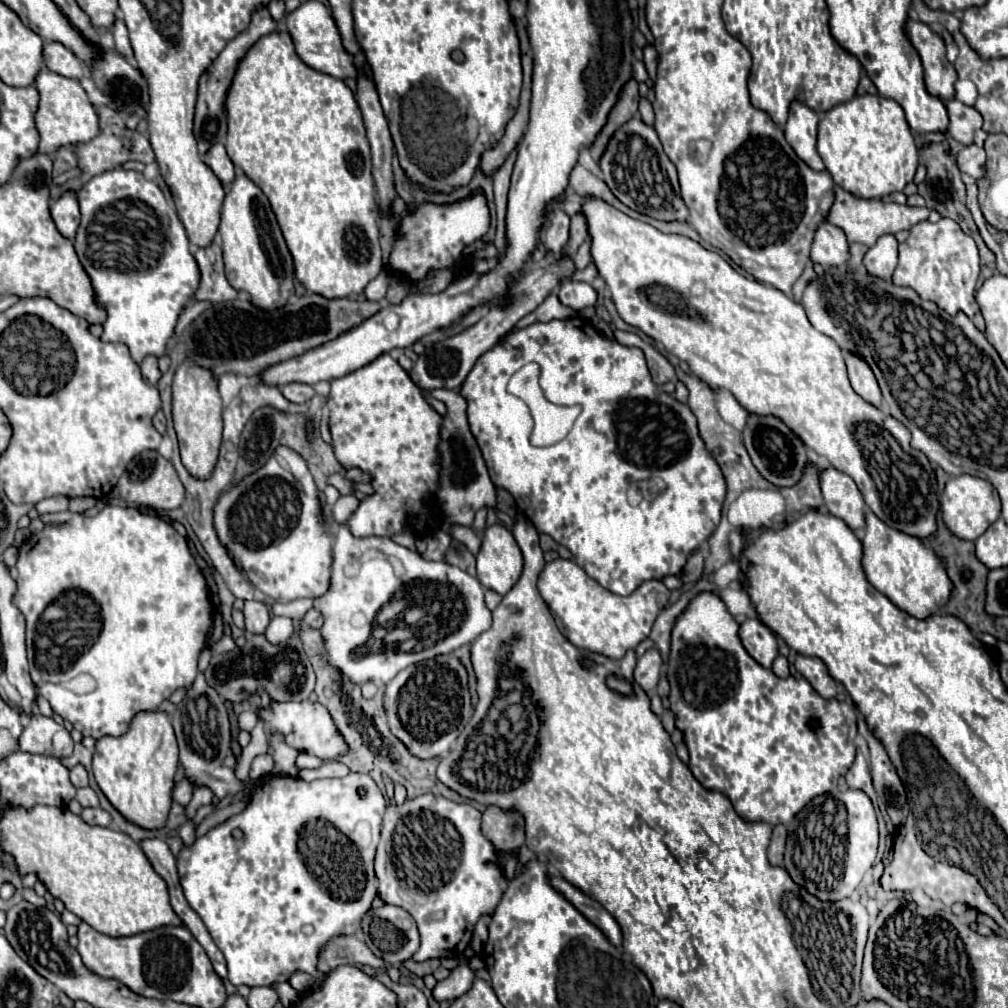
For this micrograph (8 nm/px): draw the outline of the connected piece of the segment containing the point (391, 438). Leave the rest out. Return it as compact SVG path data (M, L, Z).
M382 353L368 365L334 379L330 383L328 407L330 407L330 433L336 459L344 469L360 469L370 477L374 493L366 495L358 509L348 519L350 533L354 537L394 537L402 529L410 529L414 535L430 535L442 525L442 507L432 503L432 497L440 487L440 431L442 415L438 415L430 403L426 403L424 391L410 379L410 375L400 367L400 363L390 355Z

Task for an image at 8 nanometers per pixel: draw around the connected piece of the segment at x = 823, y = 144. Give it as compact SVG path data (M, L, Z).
M856 95L852 101L840 103L822 113L818 125L818 153L832 179L844 191L850 191L850 195L858 195L858 199L880 199L894 191L902 191L908 183L912 183L918 167L918 149L902 107L894 99L878 95Z

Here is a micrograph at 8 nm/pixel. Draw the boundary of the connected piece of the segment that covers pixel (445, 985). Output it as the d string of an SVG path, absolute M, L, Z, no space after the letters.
M458 965L456 969L452 969L450 977L440 981L434 989L434 999L436 1001L444 1001L444 999L456 999L460 995L464 995L474 981L474 973L466 967L466 965Z

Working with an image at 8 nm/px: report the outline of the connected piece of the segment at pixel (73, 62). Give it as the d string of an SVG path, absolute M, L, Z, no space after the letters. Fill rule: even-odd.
M62 43L44 45L44 65L62 77L70 77L70 79L84 77L84 63Z

